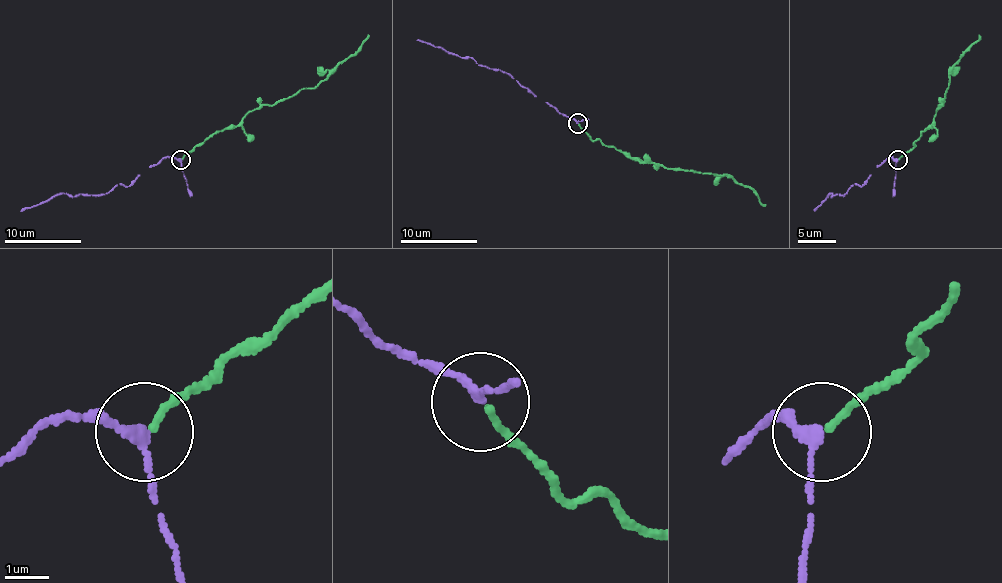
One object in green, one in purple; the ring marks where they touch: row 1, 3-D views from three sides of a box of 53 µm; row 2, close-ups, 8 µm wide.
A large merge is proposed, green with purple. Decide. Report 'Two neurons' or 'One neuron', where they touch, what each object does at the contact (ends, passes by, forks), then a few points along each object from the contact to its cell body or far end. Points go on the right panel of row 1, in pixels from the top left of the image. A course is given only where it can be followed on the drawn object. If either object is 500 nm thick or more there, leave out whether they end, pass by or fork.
One neuron. Place: (897, 159). At the ring green ends. At the ring purple passes by. Course of green: (899, 160), (928, 129), (943, 104), (949, 72), (979, 34). Course of purple: (897, 160), (887, 158), (861, 186), (853, 185), (844, 194), (828, 194), (815, 211)

